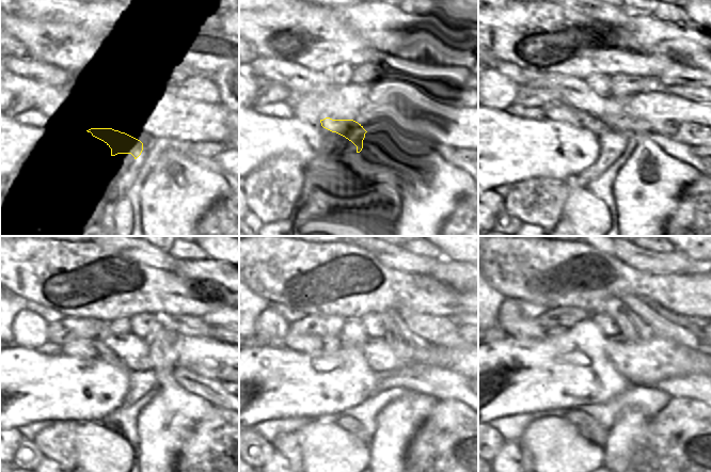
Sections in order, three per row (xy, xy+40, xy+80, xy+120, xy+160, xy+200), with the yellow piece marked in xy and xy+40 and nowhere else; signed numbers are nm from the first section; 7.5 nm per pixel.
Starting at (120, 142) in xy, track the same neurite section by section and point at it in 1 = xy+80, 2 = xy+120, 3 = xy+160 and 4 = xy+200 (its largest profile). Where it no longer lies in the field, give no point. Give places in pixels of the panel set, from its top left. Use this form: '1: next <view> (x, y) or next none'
1: next xy+80 (557, 111)
2: next xy+120 (82, 348)
3: next xy+160 (309, 344)
4: next xy+200 (527, 328)

